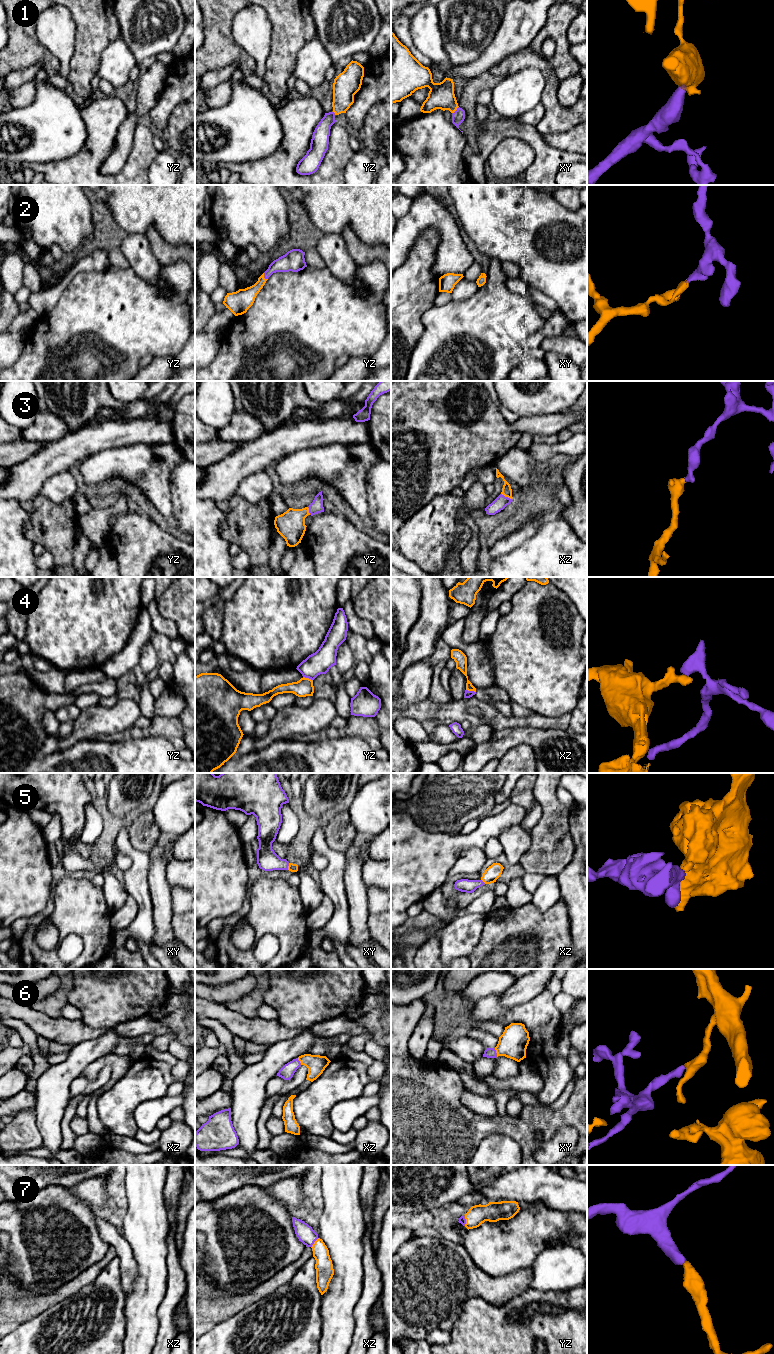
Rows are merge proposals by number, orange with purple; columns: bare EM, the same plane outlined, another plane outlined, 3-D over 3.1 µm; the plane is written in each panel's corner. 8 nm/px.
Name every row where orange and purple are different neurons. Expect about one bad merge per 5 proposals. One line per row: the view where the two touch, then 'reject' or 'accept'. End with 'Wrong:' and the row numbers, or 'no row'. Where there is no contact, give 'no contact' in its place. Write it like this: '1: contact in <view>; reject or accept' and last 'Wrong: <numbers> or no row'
1: contact in xy; accept
2: contact in yz; accept
3: contact in xz; accept
4: contact in yz; reject
5: contact in xy; accept
6: contact in xy; accept
7: contact in xz; accept
Wrong: 4

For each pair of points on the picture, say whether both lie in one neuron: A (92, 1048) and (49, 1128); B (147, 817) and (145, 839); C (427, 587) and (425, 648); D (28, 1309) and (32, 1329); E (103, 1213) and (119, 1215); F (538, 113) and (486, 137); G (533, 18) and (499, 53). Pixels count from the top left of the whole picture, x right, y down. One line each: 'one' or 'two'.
A: one
B: one
C: one
D: two
E: one
F: two
G: one

